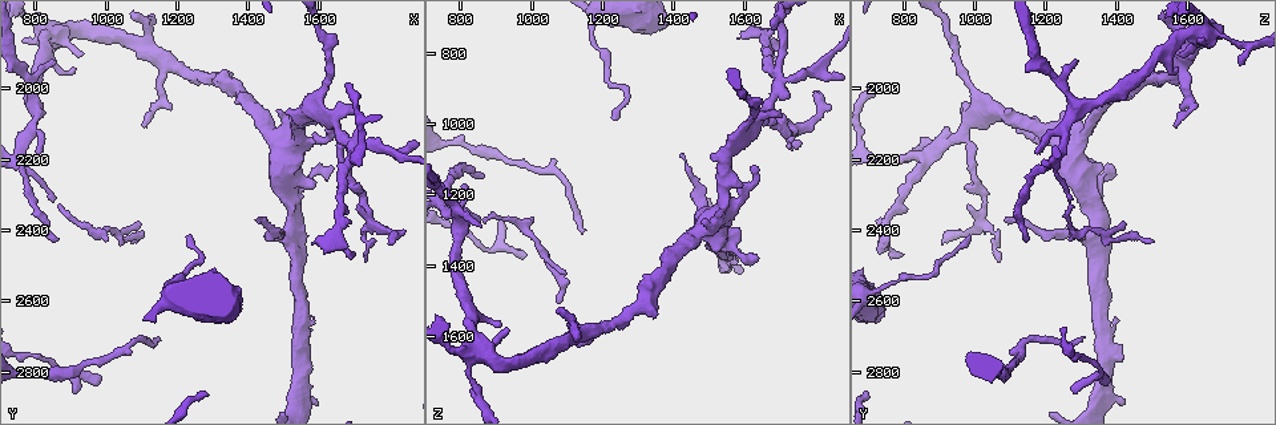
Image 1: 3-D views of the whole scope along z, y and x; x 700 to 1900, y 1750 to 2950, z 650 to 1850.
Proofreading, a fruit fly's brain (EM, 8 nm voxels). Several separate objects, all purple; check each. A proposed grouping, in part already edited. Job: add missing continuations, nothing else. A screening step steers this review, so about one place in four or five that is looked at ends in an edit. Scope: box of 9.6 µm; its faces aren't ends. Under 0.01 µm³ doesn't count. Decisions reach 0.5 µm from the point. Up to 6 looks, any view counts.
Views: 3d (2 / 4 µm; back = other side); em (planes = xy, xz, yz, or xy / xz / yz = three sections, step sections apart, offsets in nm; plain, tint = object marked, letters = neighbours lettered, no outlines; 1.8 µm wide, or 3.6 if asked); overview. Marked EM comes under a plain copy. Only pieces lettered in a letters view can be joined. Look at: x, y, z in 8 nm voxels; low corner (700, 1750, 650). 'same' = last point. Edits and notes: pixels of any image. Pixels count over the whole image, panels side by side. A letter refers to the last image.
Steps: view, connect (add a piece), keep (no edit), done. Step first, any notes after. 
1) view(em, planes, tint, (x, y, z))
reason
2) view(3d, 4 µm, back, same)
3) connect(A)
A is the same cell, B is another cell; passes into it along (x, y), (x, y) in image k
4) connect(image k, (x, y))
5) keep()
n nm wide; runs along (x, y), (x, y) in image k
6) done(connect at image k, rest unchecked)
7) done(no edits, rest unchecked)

view(em, planes, letters, (1550, 2850, 1360))

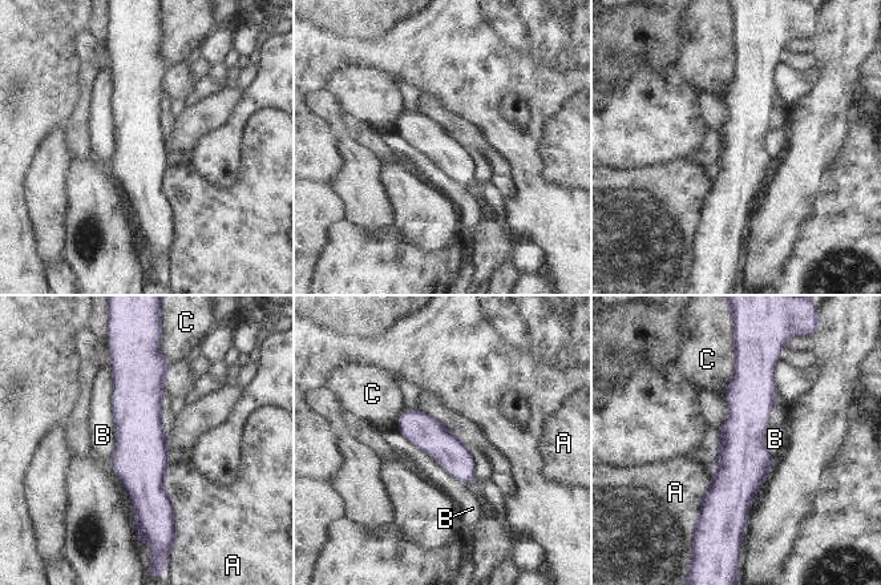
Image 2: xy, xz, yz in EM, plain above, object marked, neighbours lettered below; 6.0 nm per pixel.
keep()
A, B and C are other cells; runs along (138, 364), (141, 466), (152, 524) in image 2; no lettered piece goes on from it

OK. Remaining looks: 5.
view(em, 3.6 µm, planes, tint, (1420, 2370, 1090))
free end

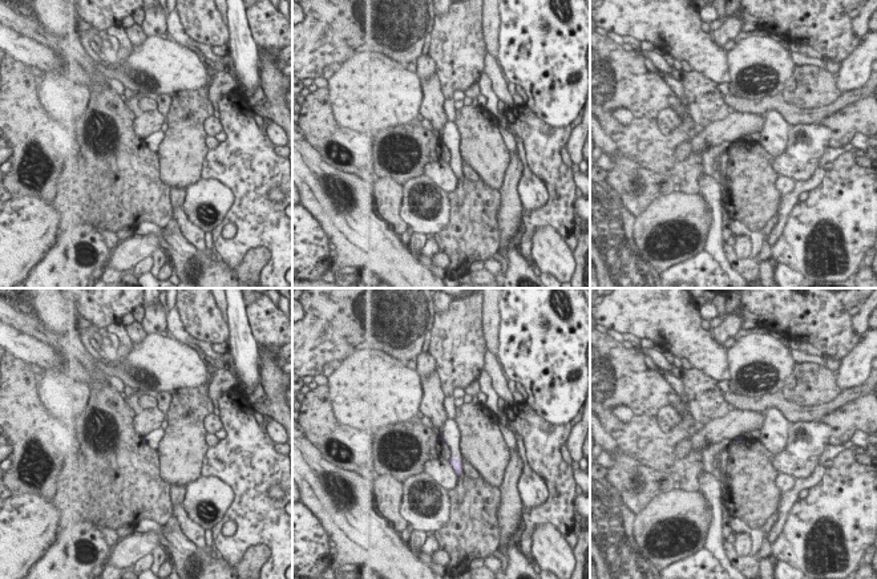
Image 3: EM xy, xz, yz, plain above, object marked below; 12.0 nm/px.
view(em, 3.6 µm, planes, letters, same)
what lies round it

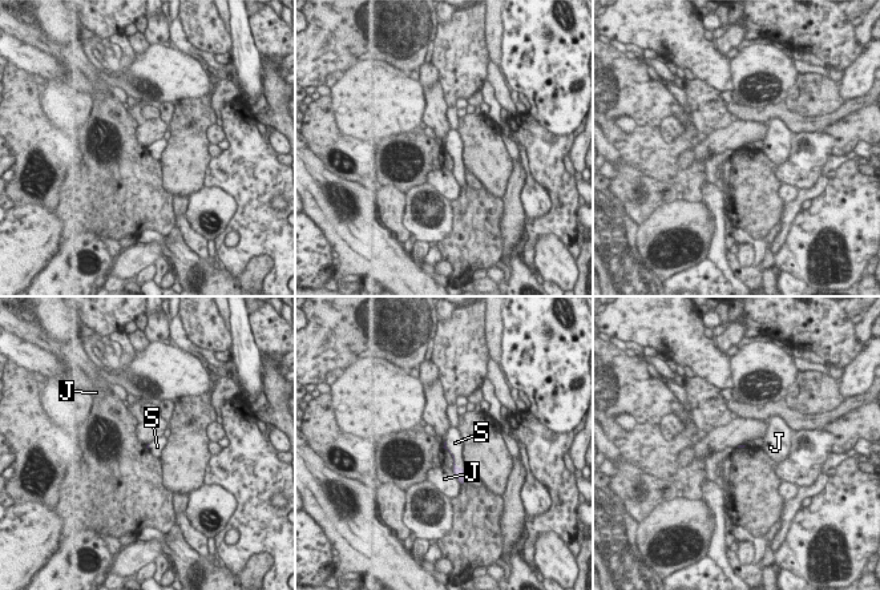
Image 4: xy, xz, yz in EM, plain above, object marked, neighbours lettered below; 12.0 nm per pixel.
connect(S)
S touches over 400 nm; S is the same cell, J is another cell; it goes on there

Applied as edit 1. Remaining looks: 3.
view(overview)

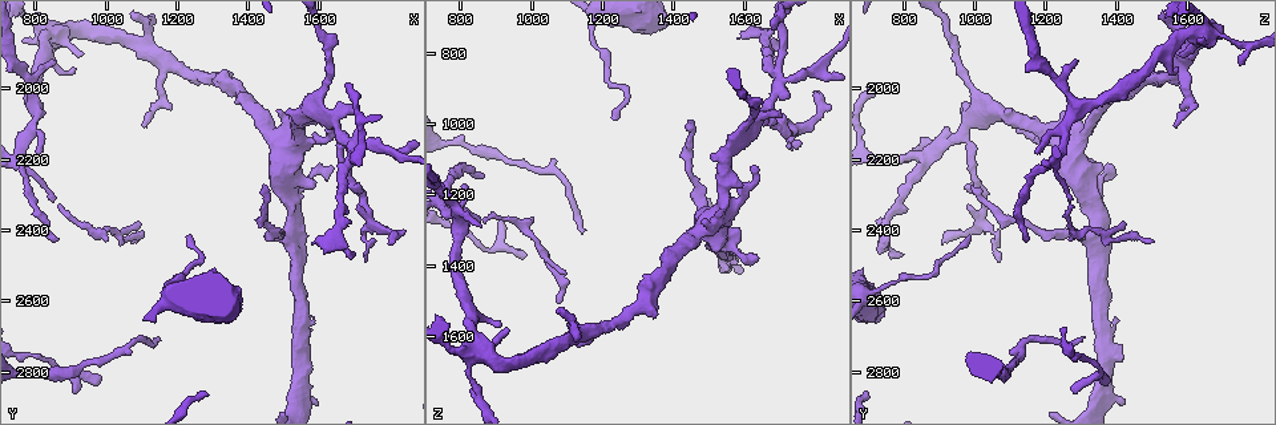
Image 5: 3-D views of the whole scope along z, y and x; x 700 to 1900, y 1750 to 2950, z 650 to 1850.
view(em, yz, step 8, letters, (1700, 2070, 970))
free end

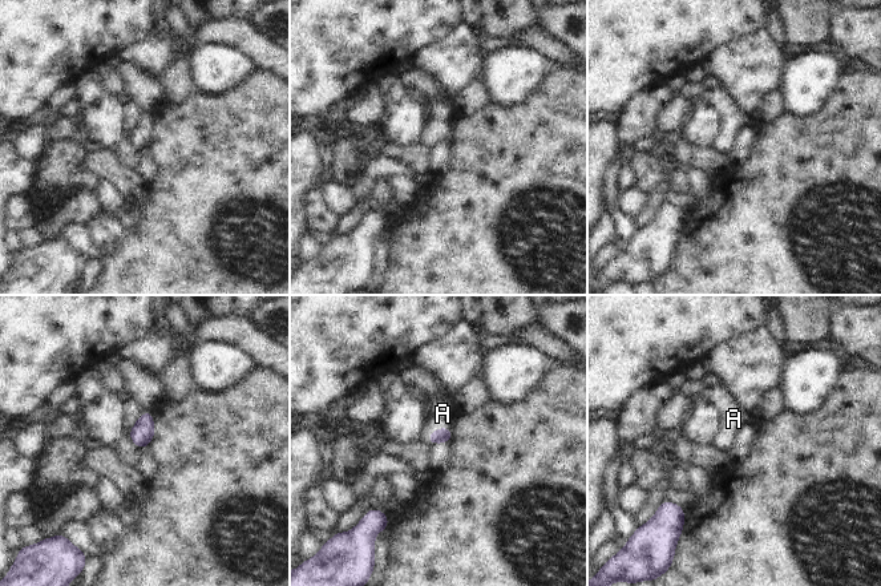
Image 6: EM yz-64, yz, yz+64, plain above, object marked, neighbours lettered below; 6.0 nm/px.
view(em, planes, letters, same)
cut it another way

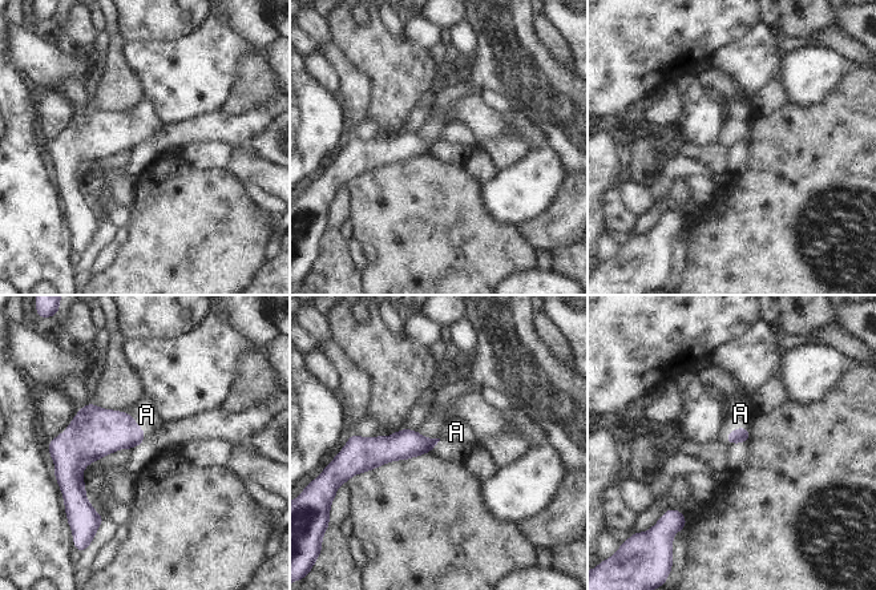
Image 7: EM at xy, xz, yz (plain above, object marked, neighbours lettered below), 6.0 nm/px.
connect(A)
A is the same cell; passes into it along (741, 435), (737, 428), (741, 413) in image 7; it goes on there

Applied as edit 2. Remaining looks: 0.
done(connect at image 4, connect at image 7, rest unchecked)

